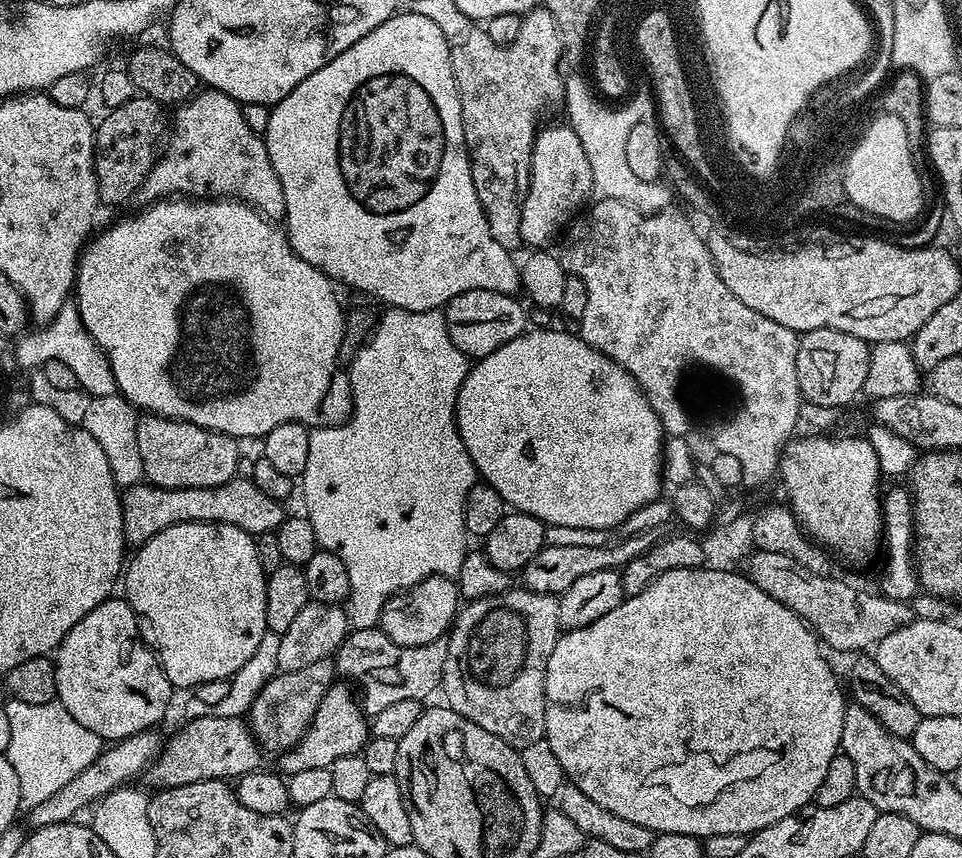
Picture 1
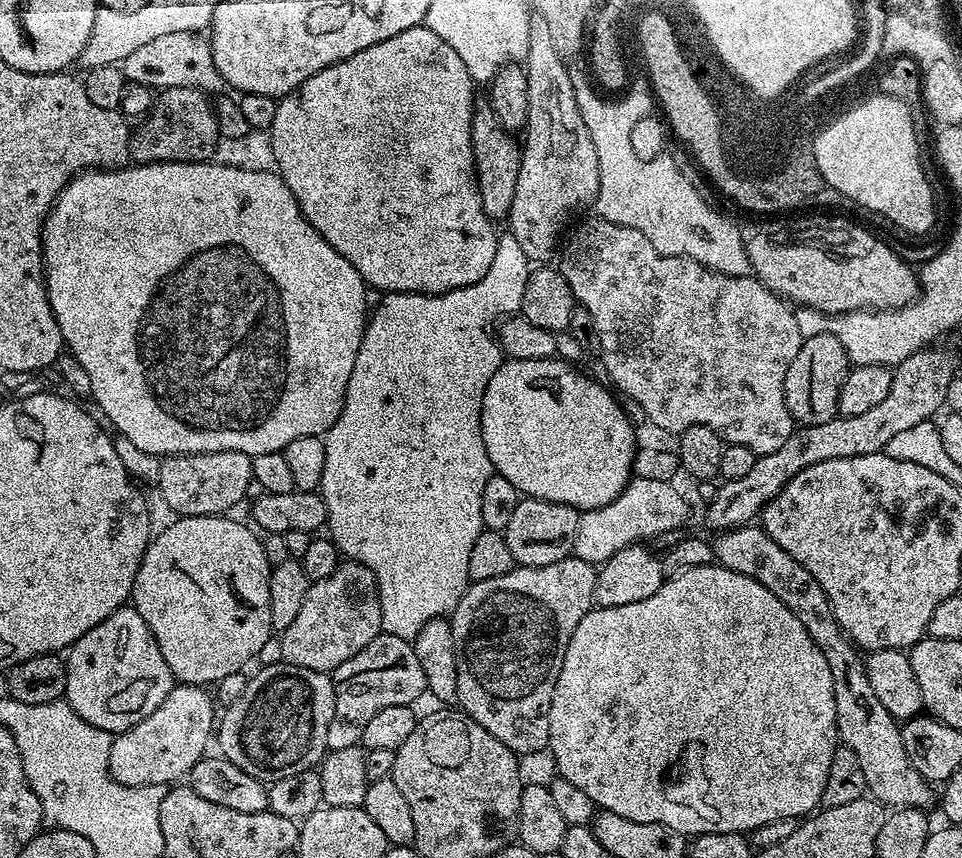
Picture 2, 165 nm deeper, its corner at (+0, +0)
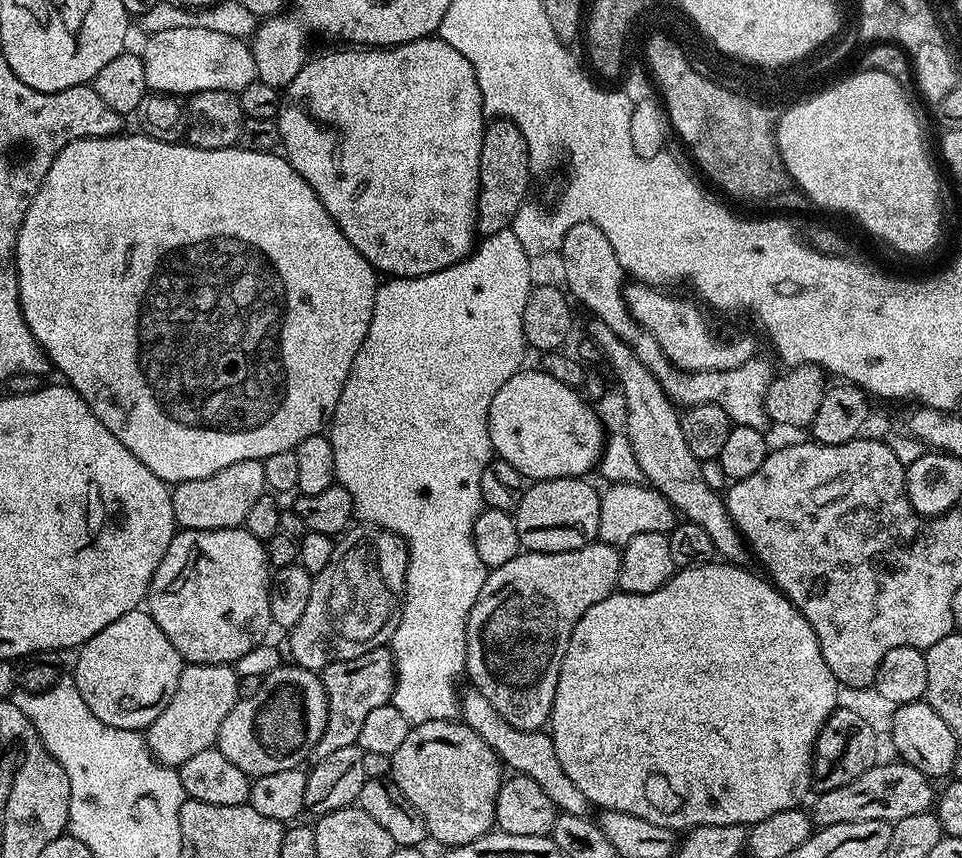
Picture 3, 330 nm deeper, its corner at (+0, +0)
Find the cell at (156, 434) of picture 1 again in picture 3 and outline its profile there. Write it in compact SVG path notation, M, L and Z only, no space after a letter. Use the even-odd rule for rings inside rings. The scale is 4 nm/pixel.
M261 461L234 462L234 466L218 470L218 474L210 474L210 478L194 478L175 485L171 489L174 518L181 529L239 528L253 509L254 502L265 492Z

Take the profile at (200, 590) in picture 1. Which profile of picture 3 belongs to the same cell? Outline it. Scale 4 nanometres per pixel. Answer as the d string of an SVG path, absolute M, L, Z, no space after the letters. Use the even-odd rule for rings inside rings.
M244 526L239 528L223 528L222 530L190 530L189 528L177 531L176 536L170 542L166 554L162 554L162 562L158 562L158 570L154 570L154 578L148 587L146 597L146 610L158 622L162 634L174 642L174 650L178 650L180 657L188 664L227 664L235 665L235 660L240 660L255 644L260 644L267 634L268 628L273 627L270 614L270 598L268 597L268 585L270 583L270 565L265 545L254 534L247 531Z

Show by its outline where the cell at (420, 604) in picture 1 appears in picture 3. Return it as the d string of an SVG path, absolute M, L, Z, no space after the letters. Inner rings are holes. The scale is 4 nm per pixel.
M471 686L464 687L458 692L459 719L466 726L470 726L470 730L474 730L474 734L478 734L478 738L482 738L482 742L486 742L486 746L494 750L494 754L498 754L501 765L508 767L509 764L513 773L534 778L534 782L538 782L538 786L546 790L546 798L550 798L550 802L554 802L560 812L589 815L590 805L586 794L582 794L582 790L578 790L578 786L570 782L566 770L562 770L562 762L558 762L558 754L554 754L551 735L544 730L527 732L510 726L510 722L506 722L506 718L502 718L502 714L498 714L498 710L490 706L490 702L486 702L486 694L482 694L482 690Z

